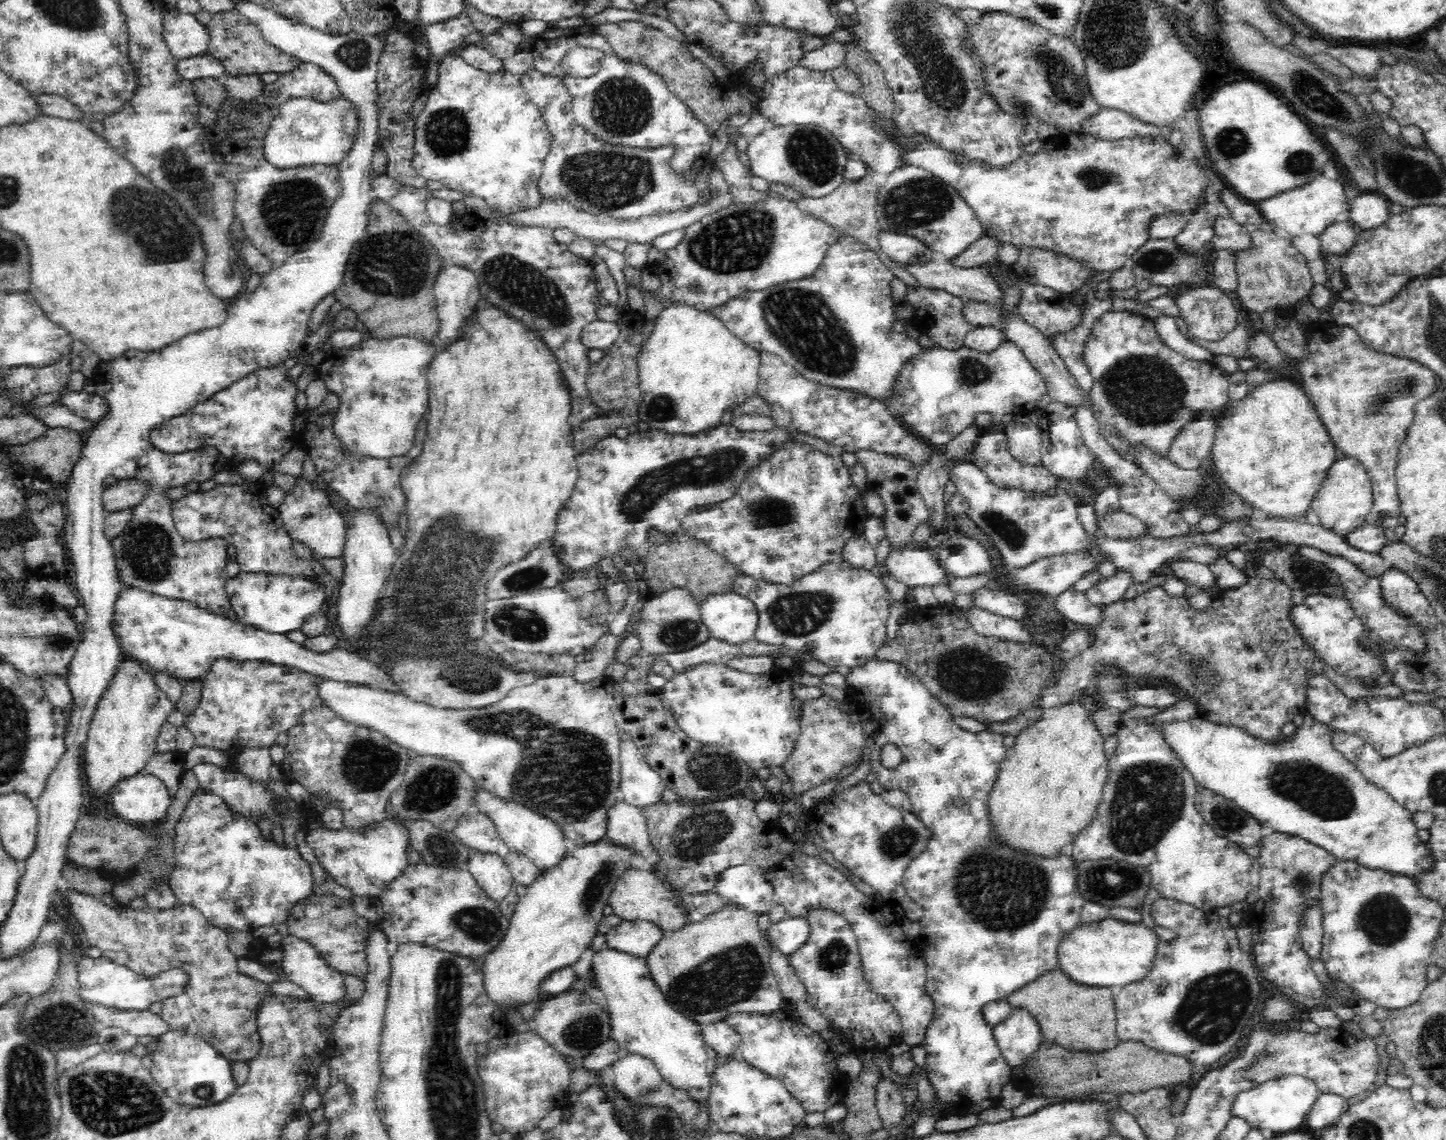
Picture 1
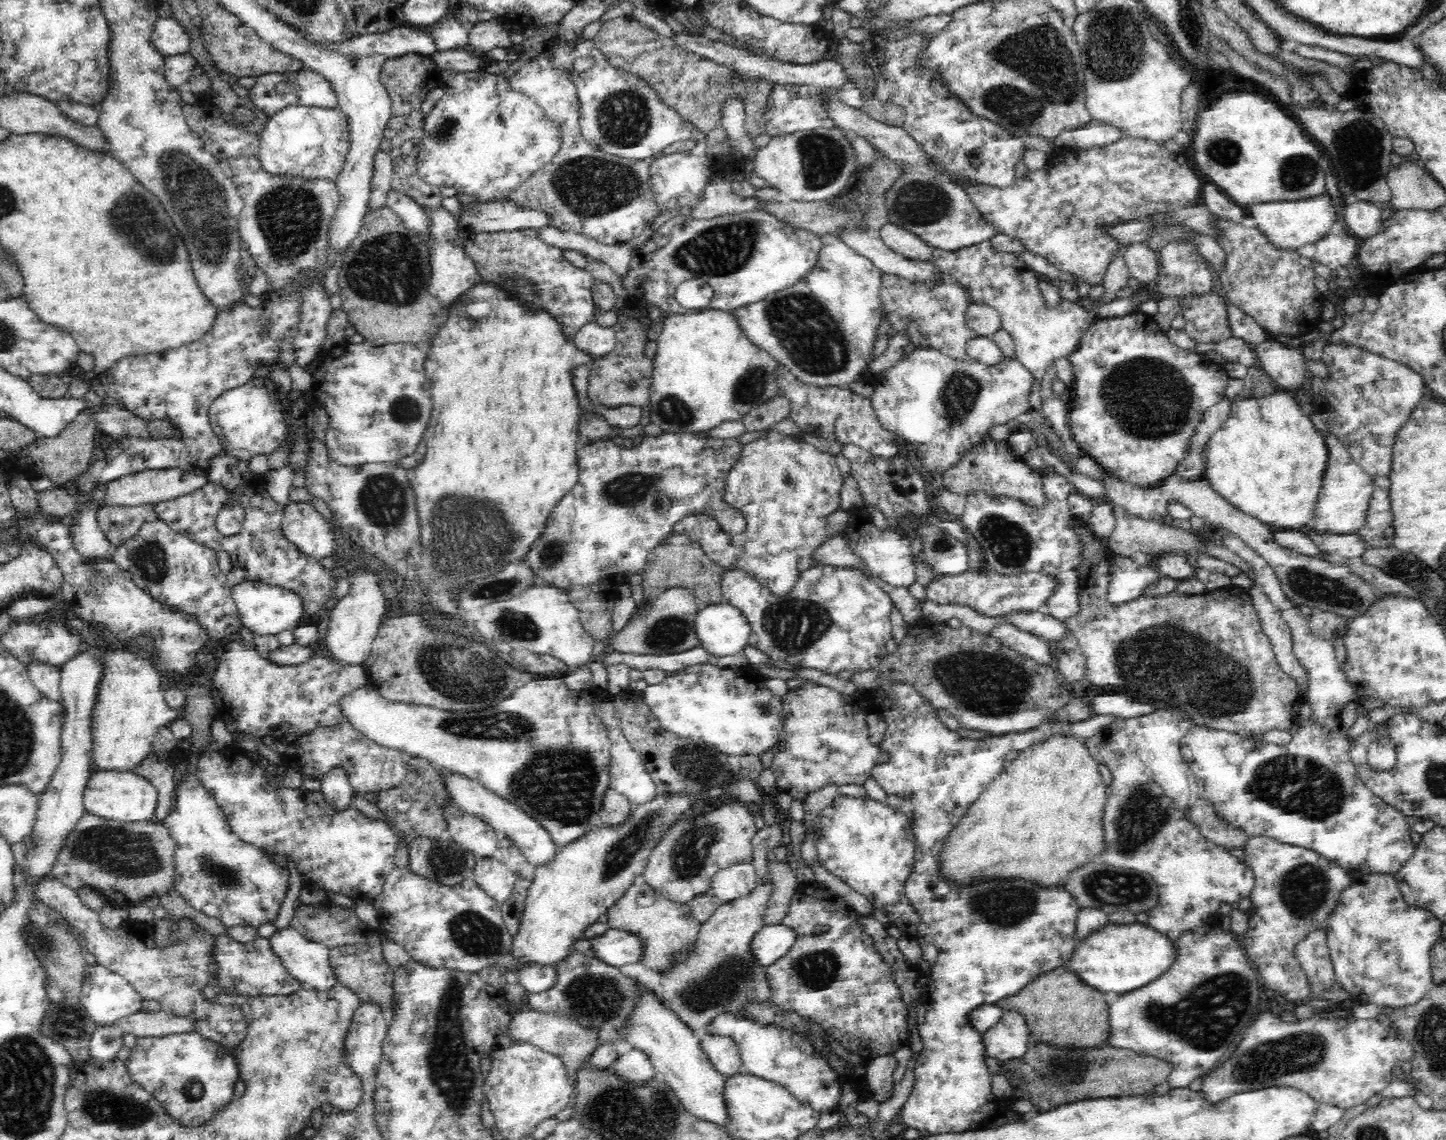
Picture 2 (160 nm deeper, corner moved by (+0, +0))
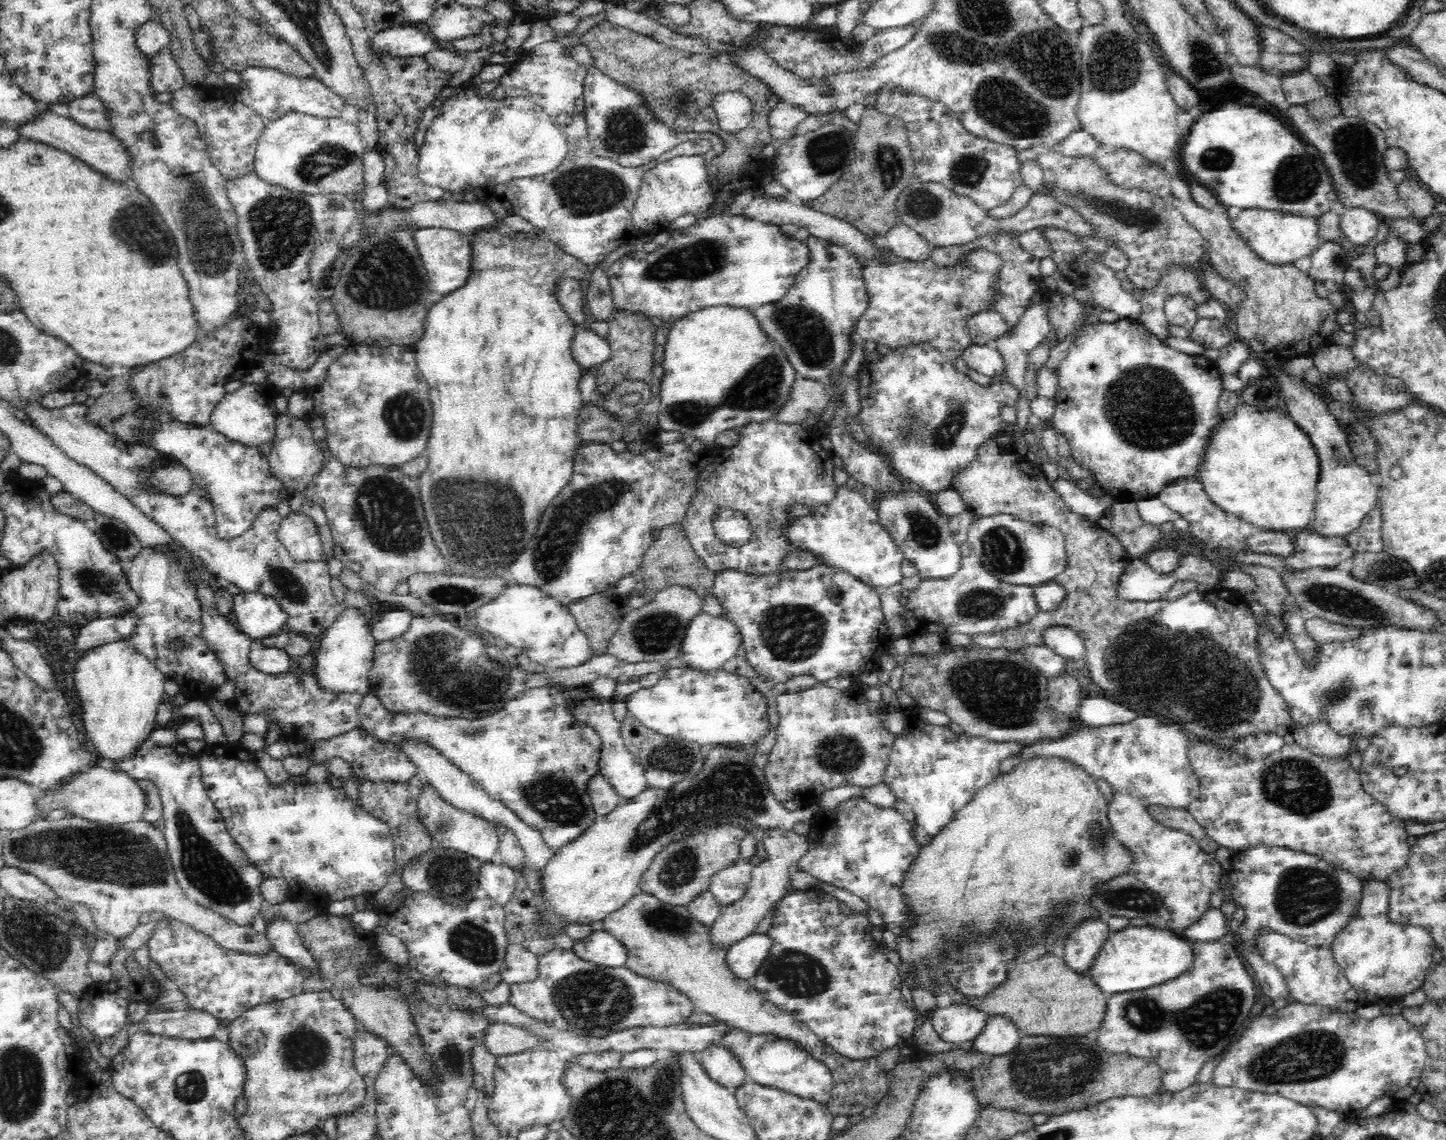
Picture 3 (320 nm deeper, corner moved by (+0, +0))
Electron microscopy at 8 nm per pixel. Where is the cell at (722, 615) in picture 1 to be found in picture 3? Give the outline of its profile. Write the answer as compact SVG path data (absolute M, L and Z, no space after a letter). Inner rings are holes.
M700 612L686 630L686 638L682 642L682 661L689 668L700 670L720 669L735 656L742 644L742 633L728 616L712 616L708 612Z

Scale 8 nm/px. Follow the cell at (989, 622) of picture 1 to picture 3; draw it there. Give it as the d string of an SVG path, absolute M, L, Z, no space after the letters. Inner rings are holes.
M1030 643L1019 648L1030 664L1049 680L1066 672L1066 658L1056 654L1052 649L1042 643Z

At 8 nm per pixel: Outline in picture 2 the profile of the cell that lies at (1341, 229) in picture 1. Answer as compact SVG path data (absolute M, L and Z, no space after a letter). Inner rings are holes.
M1343 228L1338 234L1328 233L1315 242L1316 253L1313 260L1327 265L1335 272L1340 266L1346 267L1357 256L1360 239Z

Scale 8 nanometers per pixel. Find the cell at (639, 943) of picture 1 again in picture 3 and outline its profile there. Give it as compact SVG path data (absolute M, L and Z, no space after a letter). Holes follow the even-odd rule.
M604 929L594 931L584 940L576 940L572 950L576 955L580 955L580 958L600 966L620 968L626 965L628 960L626 945Z

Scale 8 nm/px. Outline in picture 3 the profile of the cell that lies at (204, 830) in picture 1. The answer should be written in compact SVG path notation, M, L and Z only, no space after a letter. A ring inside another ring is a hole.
M149 739L142 742L142 746L136 750L136 754L124 762L116 762L118 770L124 770L132 778L150 779L160 787L160 796L163 800L163 815L154 826L163 831L168 843L168 854L174 867L178 884L186 897L202 908L211 910L217 916L239 925L251 925L254 918L260 914L260 908L264 904L262 897L262 882L266 875L250 863L248 855L242 847L232 839L224 822L220 810L216 809L212 799L201 781L200 758L201 753L190 750L183 742L176 742L172 746L158 746Z

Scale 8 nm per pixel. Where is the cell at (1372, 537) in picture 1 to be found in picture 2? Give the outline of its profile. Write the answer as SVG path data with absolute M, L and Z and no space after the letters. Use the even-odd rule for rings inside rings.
M1307 529L1306 534L1312 537L1316 545L1330 555L1338 555L1344 559L1362 557L1369 548L1364 535L1356 534L1332 534L1316 533Z

